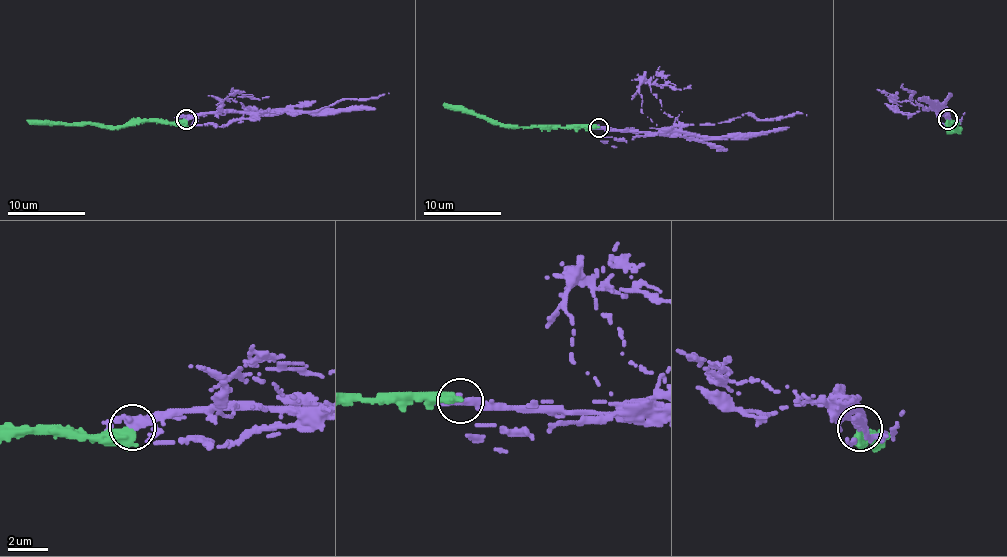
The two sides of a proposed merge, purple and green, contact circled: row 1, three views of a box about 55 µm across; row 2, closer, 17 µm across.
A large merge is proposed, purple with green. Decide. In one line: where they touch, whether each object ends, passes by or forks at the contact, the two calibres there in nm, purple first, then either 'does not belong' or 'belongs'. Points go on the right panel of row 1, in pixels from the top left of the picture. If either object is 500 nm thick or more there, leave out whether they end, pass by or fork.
at (947, 119); 380 nm thick on the purple side, 500 nm on the other; does not belong

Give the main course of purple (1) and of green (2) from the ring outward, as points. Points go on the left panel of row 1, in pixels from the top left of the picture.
1: (186, 118), (206, 113), (307, 113), (343, 99), (377, 98), (388, 93)
2: (186, 120), (129, 121), (115, 127), (27, 120)

